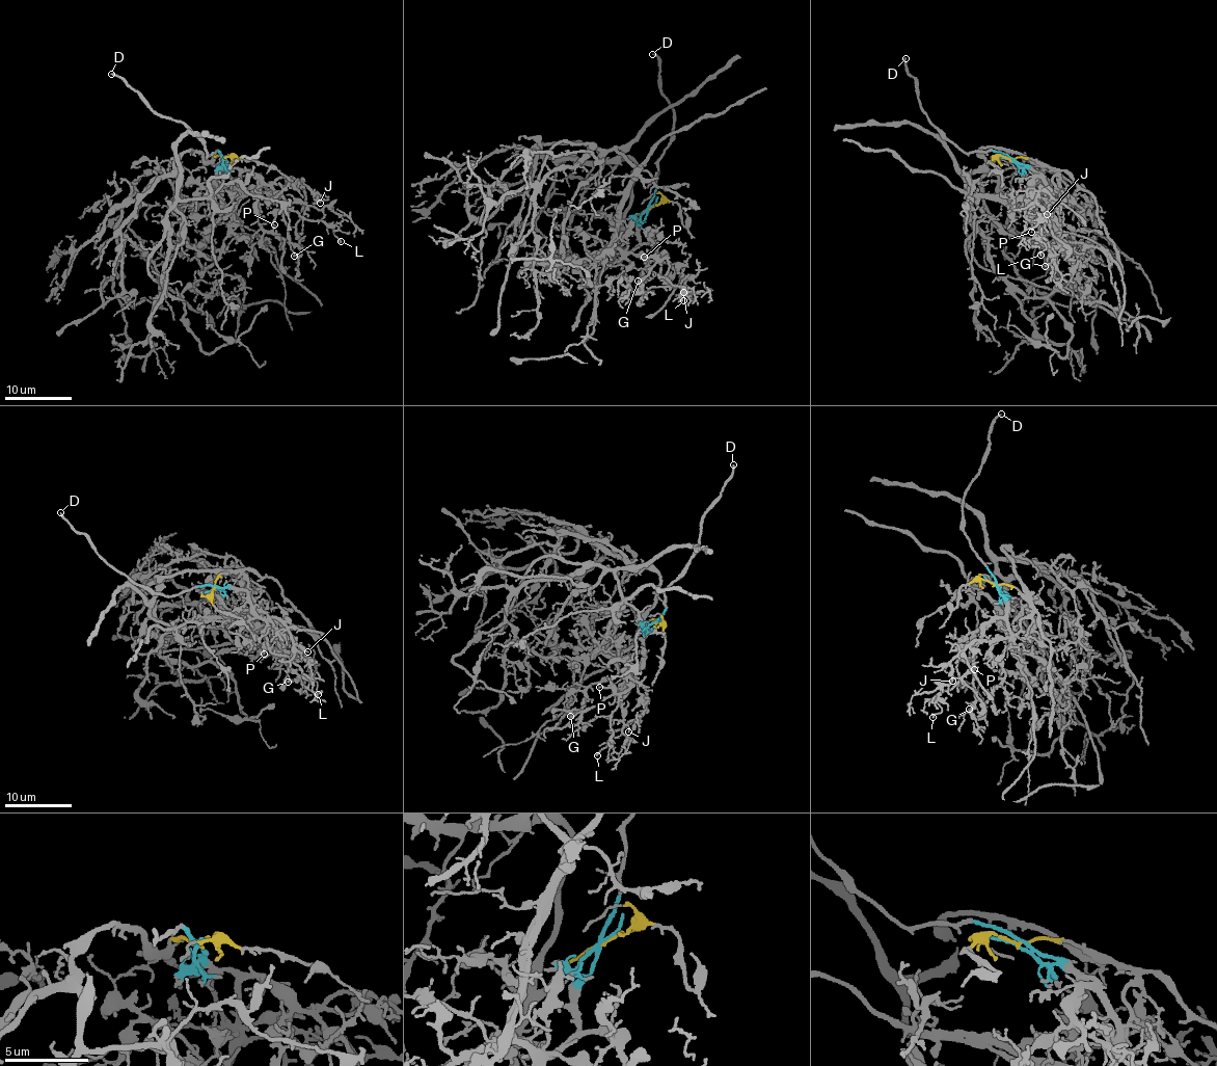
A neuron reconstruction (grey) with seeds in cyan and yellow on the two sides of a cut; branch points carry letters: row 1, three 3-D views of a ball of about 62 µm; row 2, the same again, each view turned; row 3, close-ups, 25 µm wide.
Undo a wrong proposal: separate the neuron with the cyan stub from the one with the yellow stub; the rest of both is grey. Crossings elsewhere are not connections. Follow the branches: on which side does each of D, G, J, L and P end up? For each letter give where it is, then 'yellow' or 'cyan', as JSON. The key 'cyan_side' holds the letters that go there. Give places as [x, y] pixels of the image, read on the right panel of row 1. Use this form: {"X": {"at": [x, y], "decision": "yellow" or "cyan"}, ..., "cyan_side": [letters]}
{"D": {"at": [906, 58], "decision": "cyan"}, "G": {"at": [1045, 266], "decision": "cyan"}, "J": {"at": [1047, 214], "decision": "cyan"}, "L": {"at": [1040, 255], "decision": "cyan"}, "P": {"at": [1031, 232], "decision": "cyan"}, "cyan_side": ["D", "G", "J", "L", "P"]}

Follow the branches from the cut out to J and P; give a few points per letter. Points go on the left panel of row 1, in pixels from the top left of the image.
J: (225, 156), (226, 161), (239, 170), (250, 170), (288, 202), (320, 203)
P: (225, 156), (226, 161), (239, 170), (250, 170), (282, 197), (286, 206), (278, 212), (274, 224)

